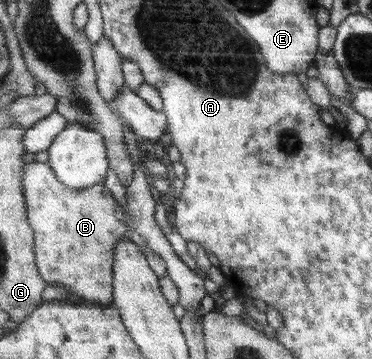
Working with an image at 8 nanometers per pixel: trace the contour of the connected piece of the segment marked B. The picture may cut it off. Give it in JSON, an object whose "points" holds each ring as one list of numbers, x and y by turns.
{"points":[[48,163,25,165,26,213,35,231,37,266,42,279,57,283,93,304,110,306,115,303,115,249,130,227,124,208,112,198,104,182,76,189,62,183]]}

